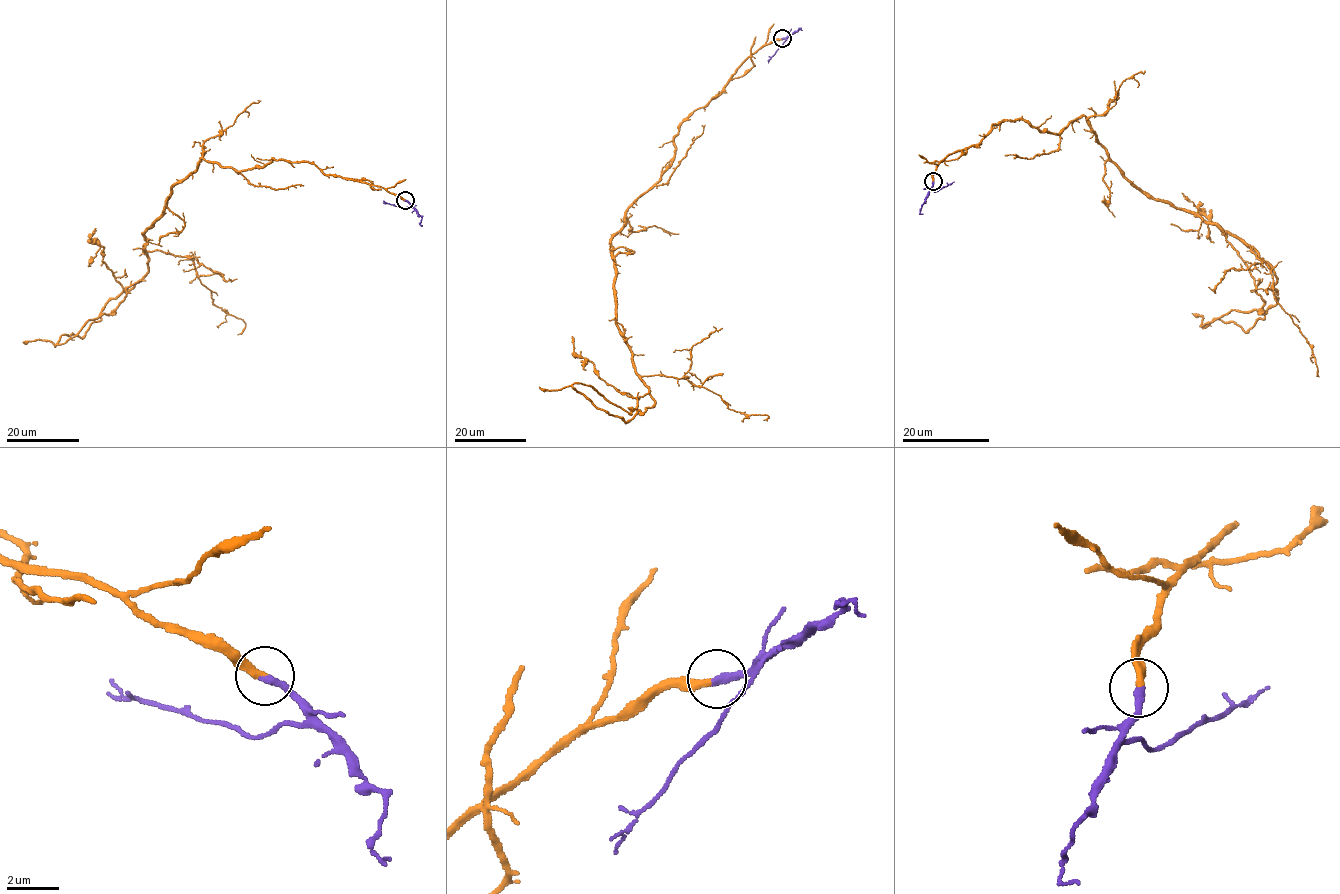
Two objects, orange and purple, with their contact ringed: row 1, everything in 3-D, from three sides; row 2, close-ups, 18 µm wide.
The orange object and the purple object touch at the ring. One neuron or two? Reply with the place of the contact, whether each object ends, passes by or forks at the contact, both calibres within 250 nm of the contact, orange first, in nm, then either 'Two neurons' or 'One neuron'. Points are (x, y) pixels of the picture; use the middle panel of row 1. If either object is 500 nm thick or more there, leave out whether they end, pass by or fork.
Place: (782, 38). At the ring orange ends. At the ring purple ends. Thickness 280 nm (orange) against 320 nm. One neuron

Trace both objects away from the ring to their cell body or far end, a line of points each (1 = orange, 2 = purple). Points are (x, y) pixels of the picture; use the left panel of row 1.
1: (405, 200), (313, 164), (202, 159), (142, 232), (147, 271), (55, 346), (126, 294), (95, 228)
2: (405, 200), (410, 206), (403, 209), (383, 200)

